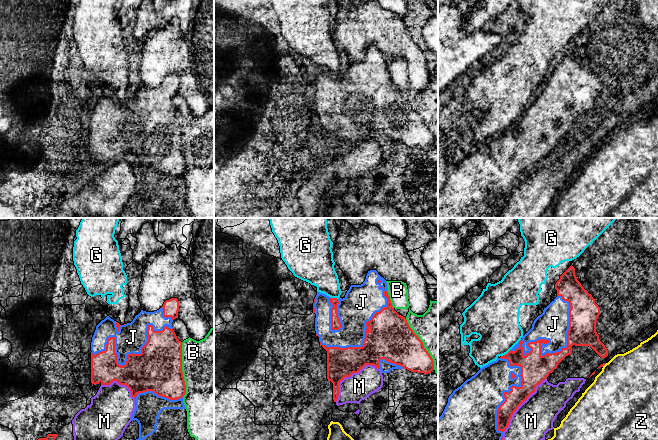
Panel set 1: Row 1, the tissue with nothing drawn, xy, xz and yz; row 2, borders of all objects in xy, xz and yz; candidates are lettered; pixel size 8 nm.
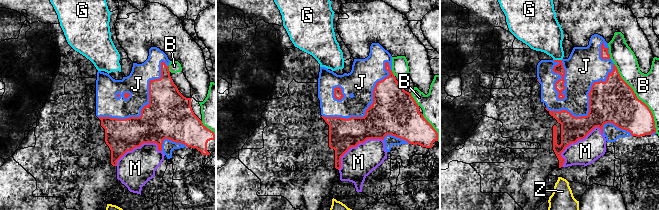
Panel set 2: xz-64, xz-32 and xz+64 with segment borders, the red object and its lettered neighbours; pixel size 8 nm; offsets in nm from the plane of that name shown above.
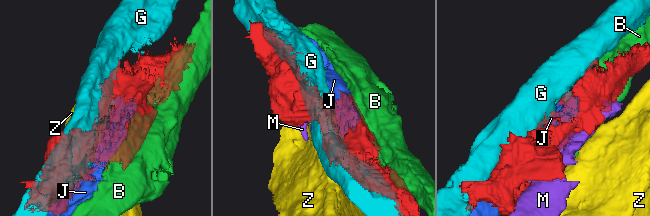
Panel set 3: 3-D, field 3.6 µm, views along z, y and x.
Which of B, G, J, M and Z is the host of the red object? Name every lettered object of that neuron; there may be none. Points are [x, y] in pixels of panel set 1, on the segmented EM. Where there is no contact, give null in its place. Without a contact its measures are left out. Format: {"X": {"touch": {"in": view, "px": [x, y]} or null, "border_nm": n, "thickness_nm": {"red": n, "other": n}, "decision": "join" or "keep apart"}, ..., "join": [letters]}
{"B": {"touch": {"in": "xy", "px": [181, 369]}, "border_nm": 440, "thickness_nm": {"red": 380, "other": 480}, "decision": "keep apart"}, "G": {"touch": {"in": "yz", "px": [505, 354]}, "border_nm": 100, "thickness_nm": {"red": 200, "other": 340}, "decision": "keep apart"}, "J": {"touch": {"in": "yz", "px": [547, 352]}, "border_nm": 600, "thickness_nm": {"red": 220, "other": 260}, "decision": "join"}, "M": {"touch": {"in": "yz", "px": [521, 403]}, "border_nm": 550, "thickness_nm": {"red": 190, "other": 300}, "decision": "keep apart"}, "Z": {"touch": {"in": "yz", "px": [604, 364]}, "border_nm": 50, "thickness_nm": {"red": 20, "other": 480}, "decision": "keep apart"}, "join": ["J"]}

